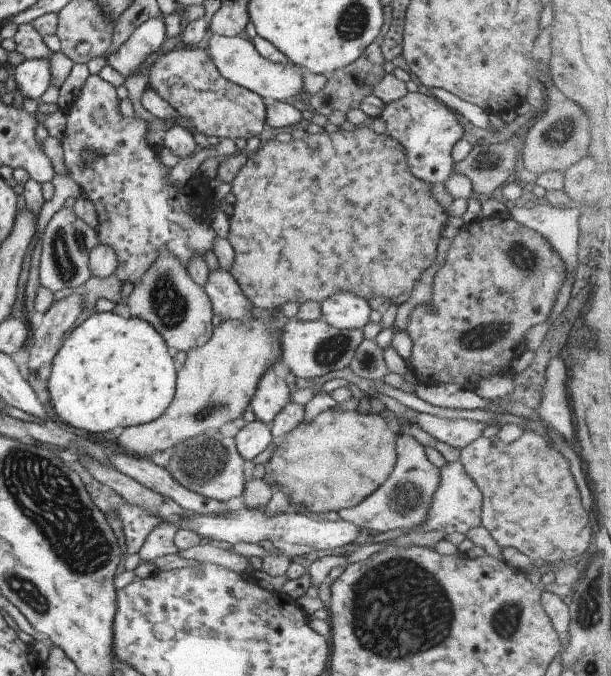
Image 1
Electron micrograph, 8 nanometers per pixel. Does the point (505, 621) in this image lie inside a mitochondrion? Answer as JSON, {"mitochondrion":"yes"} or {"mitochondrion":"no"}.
{"mitochondrion":"yes"}

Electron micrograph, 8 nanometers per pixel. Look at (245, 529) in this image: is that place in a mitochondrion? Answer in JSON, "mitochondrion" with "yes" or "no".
{"mitochondrion":"no"}

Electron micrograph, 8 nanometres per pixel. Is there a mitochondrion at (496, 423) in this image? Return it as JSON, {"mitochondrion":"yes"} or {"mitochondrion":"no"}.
{"mitochondrion":"no"}

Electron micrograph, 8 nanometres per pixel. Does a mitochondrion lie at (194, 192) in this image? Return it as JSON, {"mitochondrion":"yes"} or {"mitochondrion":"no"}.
{"mitochondrion":"no"}

